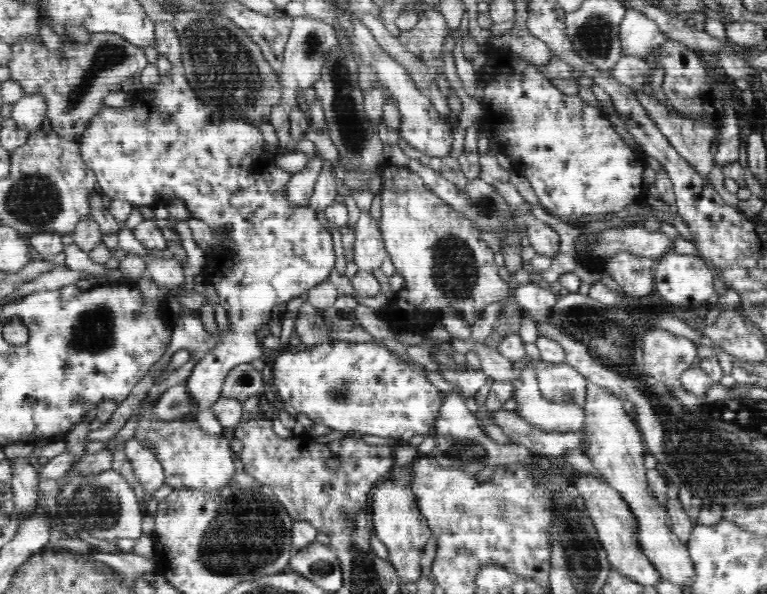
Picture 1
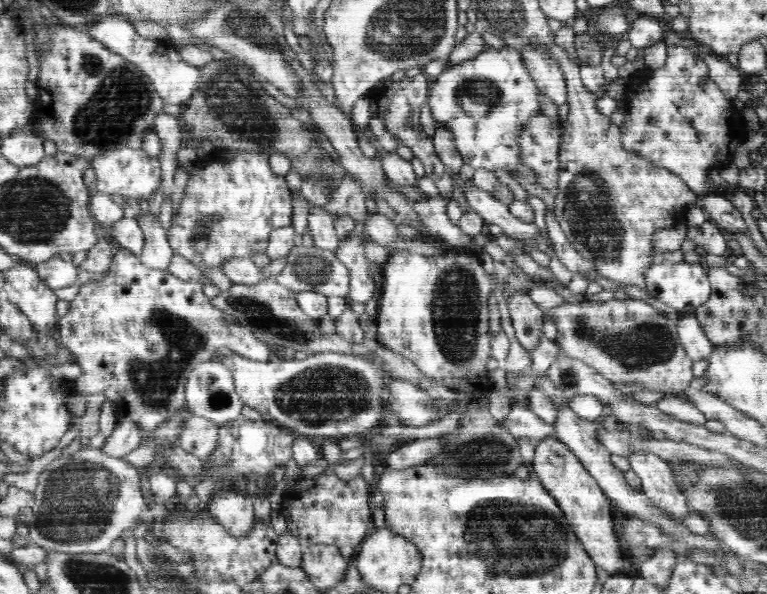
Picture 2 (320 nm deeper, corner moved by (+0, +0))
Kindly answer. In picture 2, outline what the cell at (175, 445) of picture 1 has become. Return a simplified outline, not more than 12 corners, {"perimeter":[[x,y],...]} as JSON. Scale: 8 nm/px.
{"perimeter":[[226,490],[208,510],[234,535],[254,521],[252,500]]}

